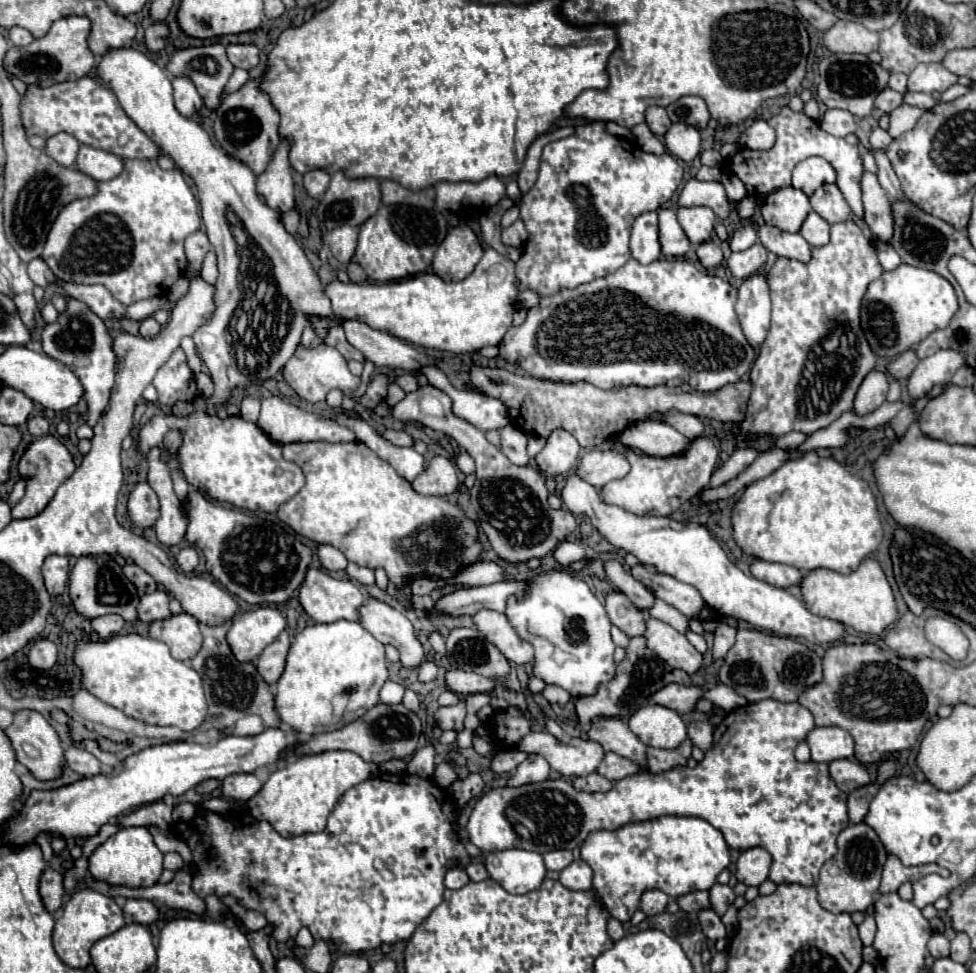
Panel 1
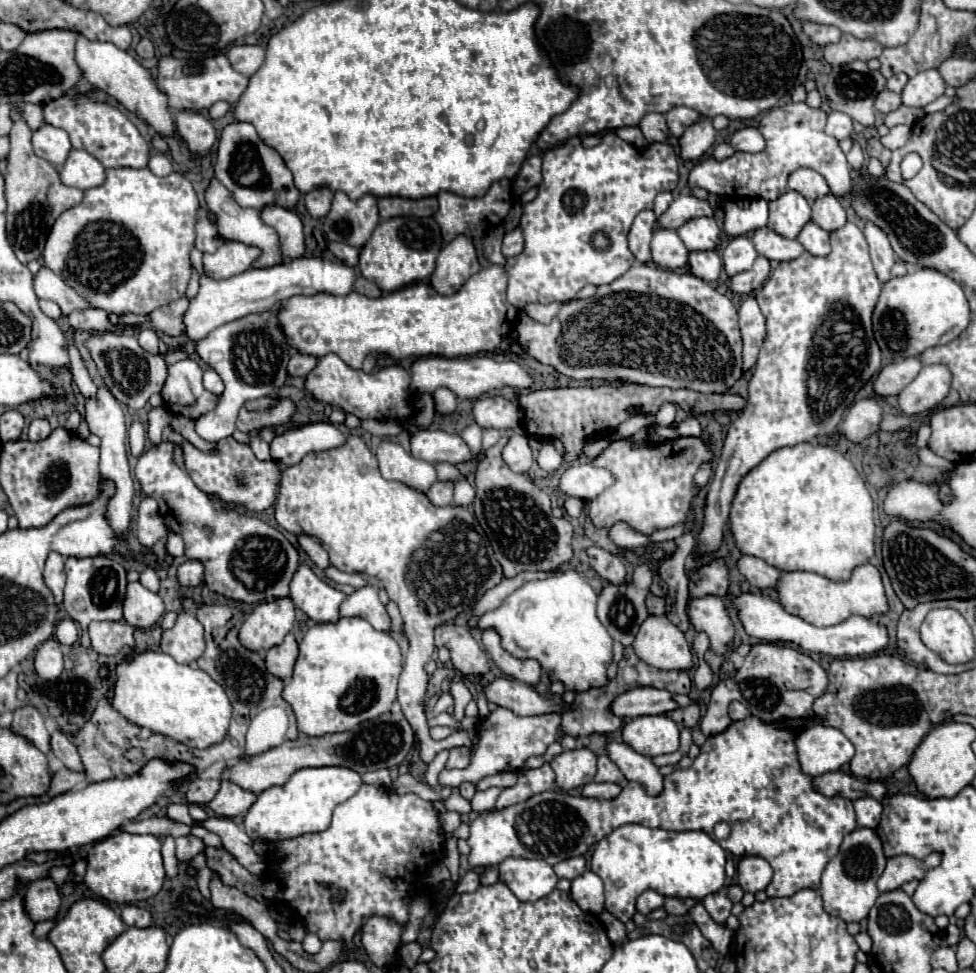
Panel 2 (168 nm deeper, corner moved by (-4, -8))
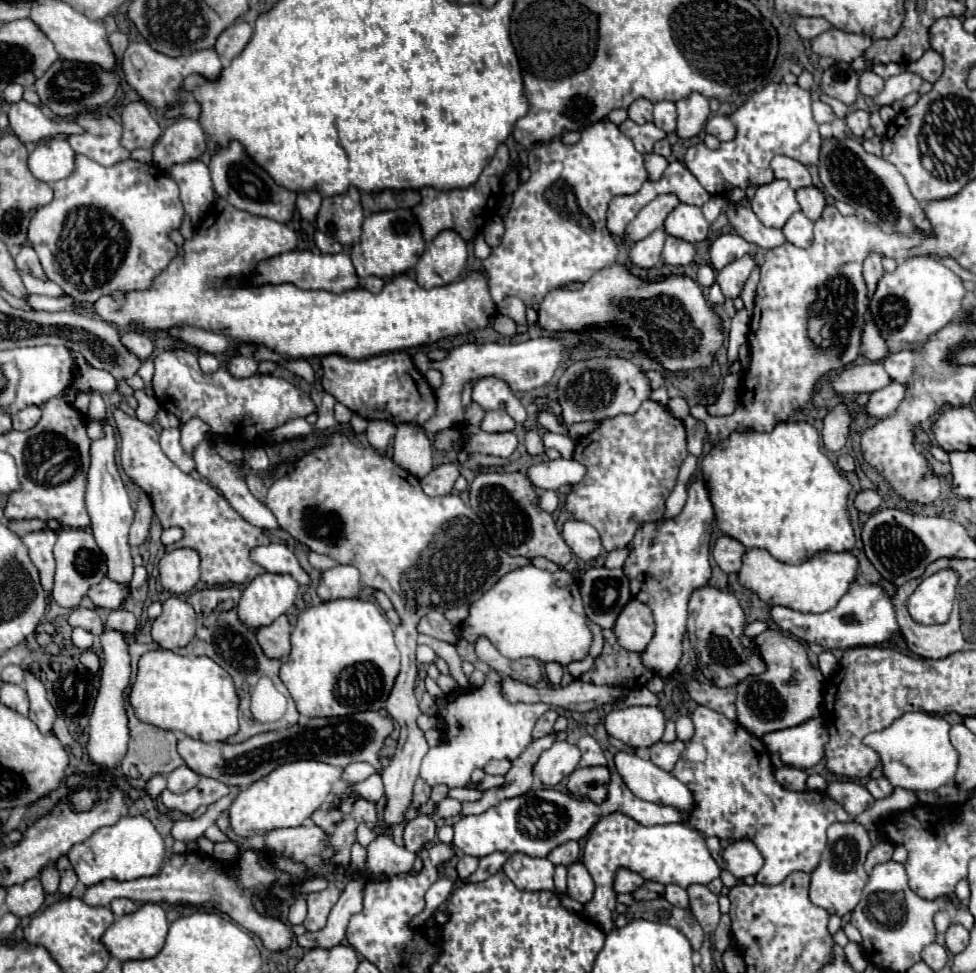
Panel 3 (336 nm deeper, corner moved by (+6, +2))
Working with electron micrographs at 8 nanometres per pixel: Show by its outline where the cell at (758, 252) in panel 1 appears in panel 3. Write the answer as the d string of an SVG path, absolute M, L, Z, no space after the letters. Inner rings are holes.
M748 254L748 256L742 256L738 260L734 260L732 264L728 264L722 272L716 274L716 282L720 284L722 288L722 294L726 298L738 298L740 296L740 290L746 282L746 278L750 276L754 268L754 256Z

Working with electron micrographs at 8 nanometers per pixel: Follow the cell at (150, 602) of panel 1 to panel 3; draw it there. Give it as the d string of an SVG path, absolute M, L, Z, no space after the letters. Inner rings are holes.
M104 578L98 586L90 588L88 598L96 606L102 606L108 610L118 610L130 598L130 588L126 584L116 584L116 580Z

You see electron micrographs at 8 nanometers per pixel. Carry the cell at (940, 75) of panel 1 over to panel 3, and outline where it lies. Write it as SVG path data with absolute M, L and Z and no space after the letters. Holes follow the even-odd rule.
M902 72L898 76L892 76L886 80L884 90L874 98L878 106L890 106L896 100L902 100L910 92L918 92L922 86L922 78L916 76L914 72Z

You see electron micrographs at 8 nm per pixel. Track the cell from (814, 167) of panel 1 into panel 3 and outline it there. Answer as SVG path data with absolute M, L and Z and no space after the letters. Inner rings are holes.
M774 156L772 170L774 170L774 176L776 178L788 180L794 190L804 188L804 186L812 186L812 178L810 178L808 168L804 164L800 164L798 160L794 160L794 158Z

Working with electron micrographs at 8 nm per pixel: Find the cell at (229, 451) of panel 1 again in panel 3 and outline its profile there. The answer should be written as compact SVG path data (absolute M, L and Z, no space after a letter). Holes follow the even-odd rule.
M168 428L160 432L160 446L164 454L182 470L182 472L192 472L194 470L194 460L184 452L180 444L180 432L176 428Z

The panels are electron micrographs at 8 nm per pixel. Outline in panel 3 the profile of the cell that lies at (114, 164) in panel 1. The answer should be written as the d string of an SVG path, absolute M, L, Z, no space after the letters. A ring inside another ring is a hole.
M50 138L40 142L30 158L28 158L30 172L42 182L56 182L68 178L76 168L76 152L62 138Z

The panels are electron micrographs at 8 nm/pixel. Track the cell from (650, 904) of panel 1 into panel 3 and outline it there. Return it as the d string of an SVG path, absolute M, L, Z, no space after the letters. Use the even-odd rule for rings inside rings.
M622 868L622 870L618 870L616 882L614 882L614 890L618 894L632 894L636 888L640 888L640 884L644 884L644 878L640 874Z

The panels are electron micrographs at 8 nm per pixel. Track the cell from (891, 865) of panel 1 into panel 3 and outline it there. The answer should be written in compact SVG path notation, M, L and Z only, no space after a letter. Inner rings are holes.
M878 842L878 844L868 852L868 860L866 860L866 864L864 864L866 872L872 874L872 868L874 868L876 864L888 862L888 860L892 858L892 852L894 852L894 846L892 846L892 844L888 844L888 842Z

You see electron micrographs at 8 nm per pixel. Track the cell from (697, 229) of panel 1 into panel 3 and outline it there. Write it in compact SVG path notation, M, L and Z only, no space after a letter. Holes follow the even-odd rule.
M680 204L678 208L674 208L664 222L666 234L682 238L692 244L706 240L708 228L710 228L710 224L702 216L702 210L698 206L690 206L690 204Z

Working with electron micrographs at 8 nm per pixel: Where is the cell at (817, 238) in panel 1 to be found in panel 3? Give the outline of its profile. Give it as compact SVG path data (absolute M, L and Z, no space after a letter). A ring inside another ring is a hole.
M796 212L788 218L782 232L784 232L786 240L792 242L794 246L808 248L812 244L812 228L814 228L814 222L808 220L802 212Z

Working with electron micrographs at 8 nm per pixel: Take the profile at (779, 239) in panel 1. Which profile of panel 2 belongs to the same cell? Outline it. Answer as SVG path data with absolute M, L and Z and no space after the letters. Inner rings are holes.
M770 228L754 230L752 242L754 242L754 246L756 246L760 256L764 256L768 260L776 260L776 262L794 260L804 252L804 246L798 240L782 238L780 234L776 234Z

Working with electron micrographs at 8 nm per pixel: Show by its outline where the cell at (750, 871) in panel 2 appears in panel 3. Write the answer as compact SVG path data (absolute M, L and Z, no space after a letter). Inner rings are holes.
M738 840L732 842L724 852L722 852L724 868L732 872L736 878L746 878L750 874L758 874L758 870L764 864L762 854L750 840Z

